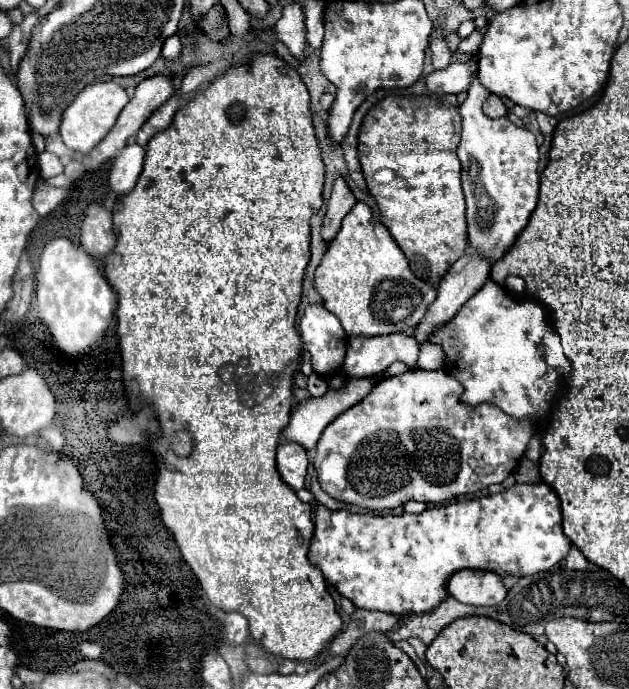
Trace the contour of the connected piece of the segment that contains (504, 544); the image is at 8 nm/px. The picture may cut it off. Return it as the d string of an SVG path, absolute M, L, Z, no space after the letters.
M534 483L534 485L514 485L502 493L496 495L488 495L488 497L478 497L478 499L468 499L468 501L456 501L456 503L448 503L448 505L440 505L440 507L428 507L426 511L422 511L420 515L368 515L368 513L350 513L346 509L342 511L330 511L324 505L318 507L316 511L316 531L314 531L314 539L310 545L310 561L322 571L324 579L328 583L332 583L338 593L346 599L350 599L356 607L360 609L370 609L370 611L384 611L384 613L398 613L398 615L408 615L408 613L424 613L424 611L432 611L438 603L442 603L448 593L446 593L446 583L452 577L452 573L460 571L460 569L486 569L492 571L500 577L506 575L516 575L516 577L526 577L526 575L536 575L542 571L548 571L550 567L554 567L560 559L564 559L570 551L572 541L564 535L562 531L562 511L560 511L560 499L556 495L556 491L548 485L548 483Z

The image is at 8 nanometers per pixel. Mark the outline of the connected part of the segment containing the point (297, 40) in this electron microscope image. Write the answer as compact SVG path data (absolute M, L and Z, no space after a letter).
M298 3L286 5L282 17L274 25L274 35L278 41L282 41L290 53L304 61L304 49L306 49L306 27L304 27L304 13Z

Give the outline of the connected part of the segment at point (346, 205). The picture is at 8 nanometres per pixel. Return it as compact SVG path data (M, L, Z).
M338 177L334 181L334 189L332 189L332 197L328 201L328 211L324 217L324 225L322 225L322 237L324 241L332 241L336 237L336 233L340 231L340 223L346 217L346 213L354 207L356 197L350 191L350 187L346 185L346 181L342 177Z

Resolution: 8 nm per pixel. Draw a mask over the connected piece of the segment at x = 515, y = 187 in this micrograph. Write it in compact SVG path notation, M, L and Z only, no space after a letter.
M476 73L468 87L466 101L458 107L462 117L462 139L458 157L462 161L462 189L466 195L468 243L478 247L488 259L500 259L526 227L538 203L538 145L526 127L516 127L508 117L490 119L482 113L482 103L490 91L480 87Z

